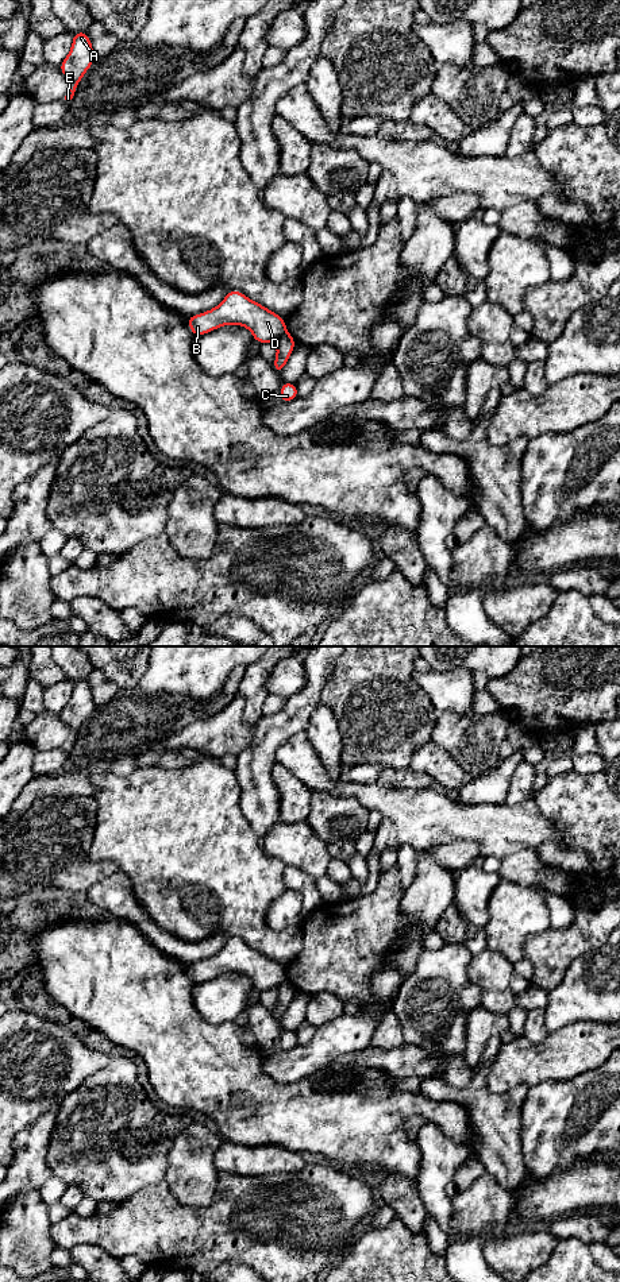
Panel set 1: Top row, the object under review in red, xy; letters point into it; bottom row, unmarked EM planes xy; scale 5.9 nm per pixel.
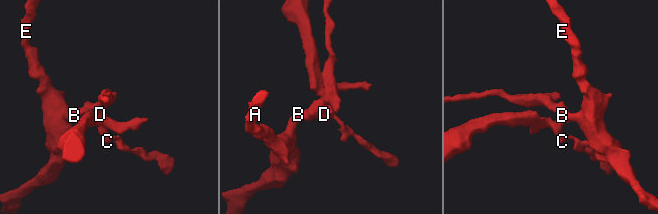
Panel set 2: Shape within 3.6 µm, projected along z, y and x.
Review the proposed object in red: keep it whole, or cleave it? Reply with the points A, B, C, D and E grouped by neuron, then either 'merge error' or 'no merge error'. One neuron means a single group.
groups A B D E / C; merge error

